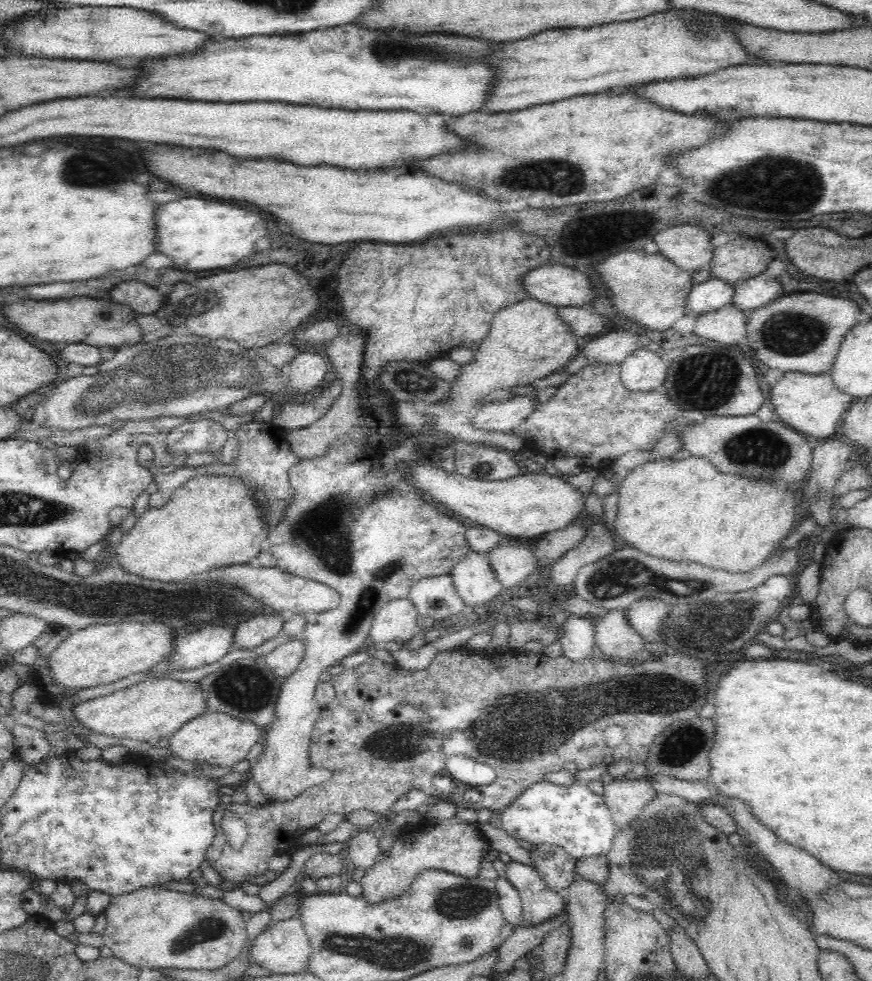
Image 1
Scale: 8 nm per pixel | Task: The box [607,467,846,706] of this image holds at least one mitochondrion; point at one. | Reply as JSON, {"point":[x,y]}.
{"point":[713,621]}

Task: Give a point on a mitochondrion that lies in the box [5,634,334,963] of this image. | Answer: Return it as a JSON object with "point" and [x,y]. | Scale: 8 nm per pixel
{"point":[242,688]}

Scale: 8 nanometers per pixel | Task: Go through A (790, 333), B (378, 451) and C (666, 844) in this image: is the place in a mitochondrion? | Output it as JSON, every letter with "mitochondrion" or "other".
{"A":"mitochondrion","B":"other","C":"mitochondrion"}

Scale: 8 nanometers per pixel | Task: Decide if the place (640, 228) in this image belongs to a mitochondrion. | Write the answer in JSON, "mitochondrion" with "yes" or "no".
{"mitochondrion":"no"}

